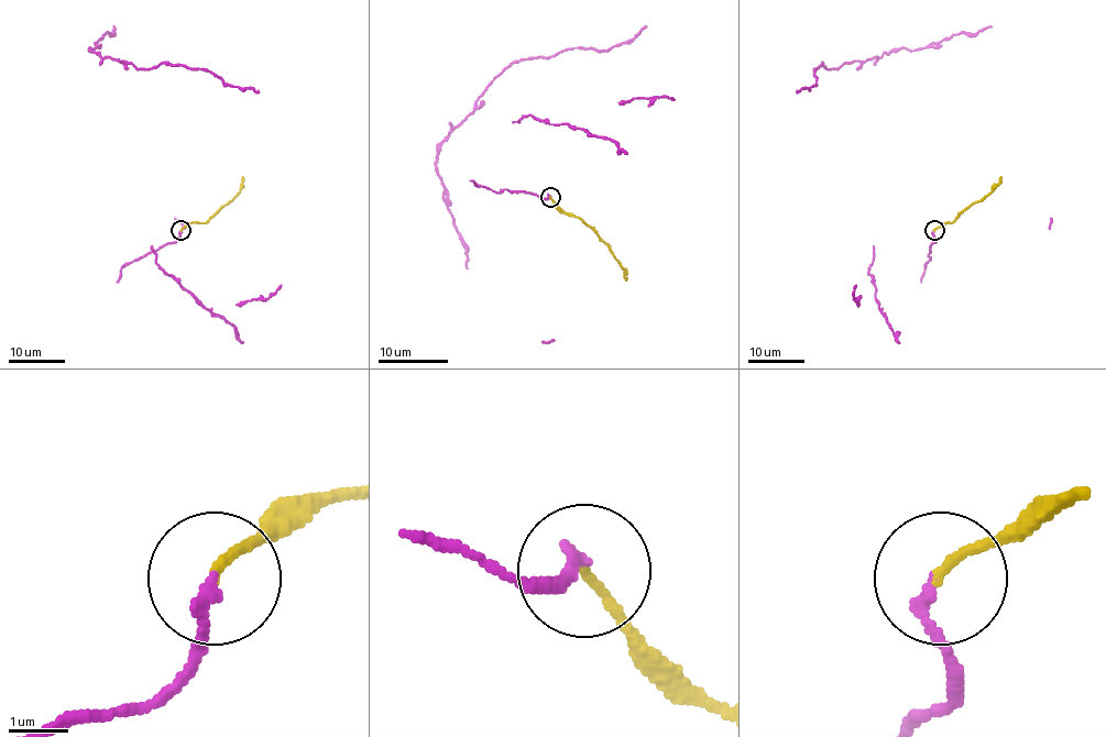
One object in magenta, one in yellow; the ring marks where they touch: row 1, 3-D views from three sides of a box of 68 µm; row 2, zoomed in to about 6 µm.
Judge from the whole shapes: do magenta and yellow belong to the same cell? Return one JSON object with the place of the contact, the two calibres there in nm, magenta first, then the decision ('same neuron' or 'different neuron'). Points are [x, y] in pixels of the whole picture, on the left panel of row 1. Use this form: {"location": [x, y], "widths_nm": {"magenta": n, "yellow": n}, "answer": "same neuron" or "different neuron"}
{"location": [181, 230], "widths_nm": {"magenta": 170, "yellow": 150}, "answer": "same neuron"}

